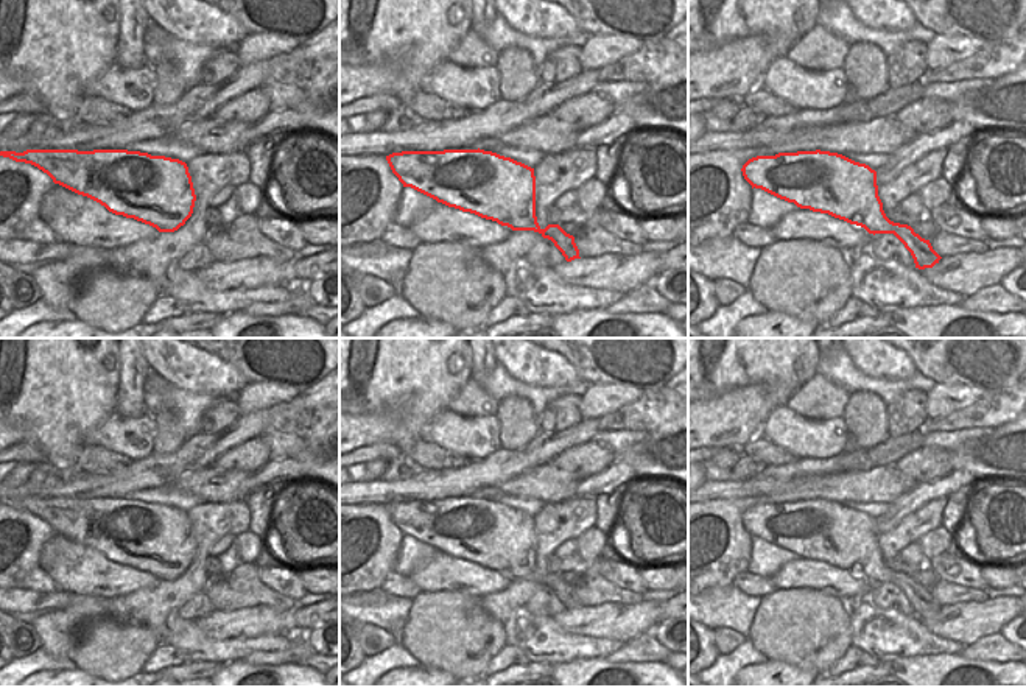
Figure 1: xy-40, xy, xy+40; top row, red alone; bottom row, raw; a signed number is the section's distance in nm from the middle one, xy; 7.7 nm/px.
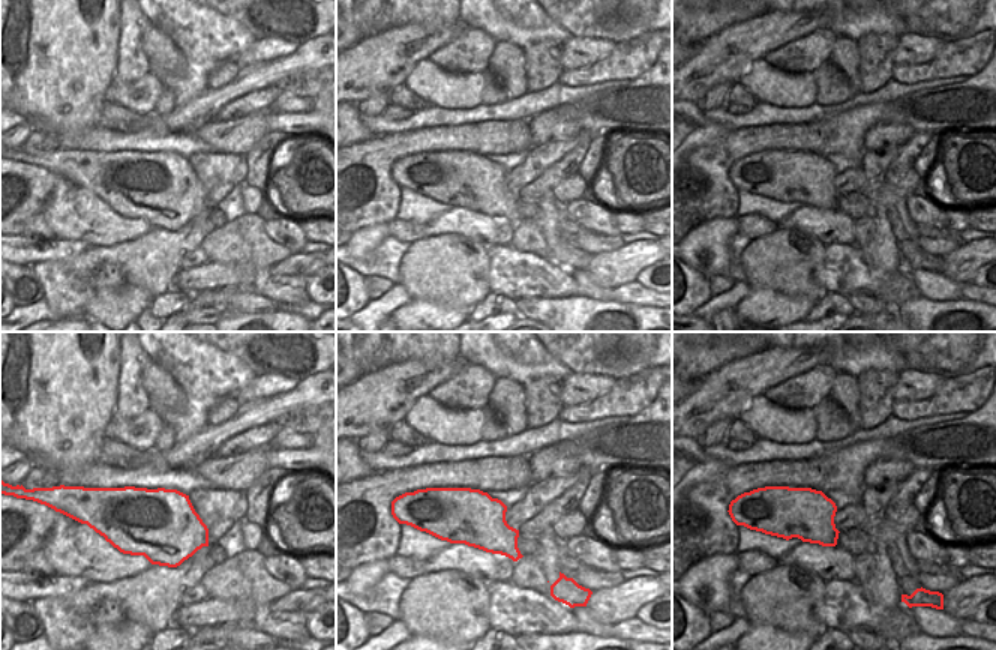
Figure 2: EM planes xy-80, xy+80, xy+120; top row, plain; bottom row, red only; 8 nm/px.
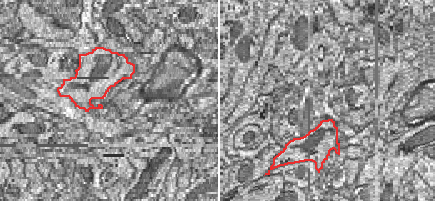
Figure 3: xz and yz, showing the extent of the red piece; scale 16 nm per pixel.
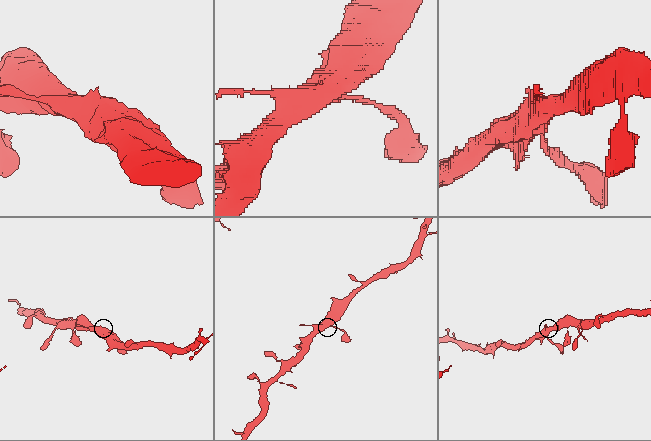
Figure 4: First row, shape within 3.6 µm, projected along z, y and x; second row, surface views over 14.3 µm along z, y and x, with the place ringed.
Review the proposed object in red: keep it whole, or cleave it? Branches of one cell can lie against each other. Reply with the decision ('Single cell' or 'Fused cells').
Single cell.

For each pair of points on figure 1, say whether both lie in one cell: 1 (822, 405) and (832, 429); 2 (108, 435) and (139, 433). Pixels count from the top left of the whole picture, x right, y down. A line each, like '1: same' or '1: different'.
1: different
2: same

